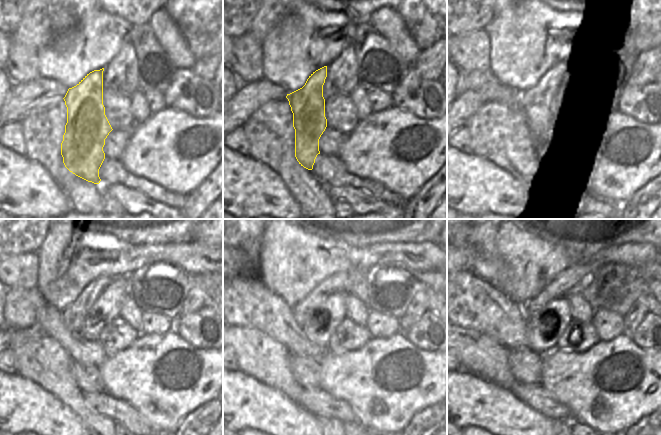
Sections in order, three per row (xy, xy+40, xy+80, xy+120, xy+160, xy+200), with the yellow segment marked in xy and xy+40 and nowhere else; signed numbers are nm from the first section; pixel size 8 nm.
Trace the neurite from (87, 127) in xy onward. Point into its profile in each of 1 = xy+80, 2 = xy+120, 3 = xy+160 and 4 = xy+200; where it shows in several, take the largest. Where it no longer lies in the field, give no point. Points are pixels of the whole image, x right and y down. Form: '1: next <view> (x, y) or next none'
1: next xy+80 (529, 101)
2: next xy+120 (74, 315)
3: next xy+160 (344, 282)
4: next xy+200 (576, 278)

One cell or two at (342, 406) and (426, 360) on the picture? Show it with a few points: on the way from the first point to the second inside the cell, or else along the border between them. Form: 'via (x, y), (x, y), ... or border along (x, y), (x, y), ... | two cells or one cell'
border along (327, 392), (345, 400), (358, 421) | two cells

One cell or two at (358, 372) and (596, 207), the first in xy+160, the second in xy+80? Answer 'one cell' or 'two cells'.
two cells

